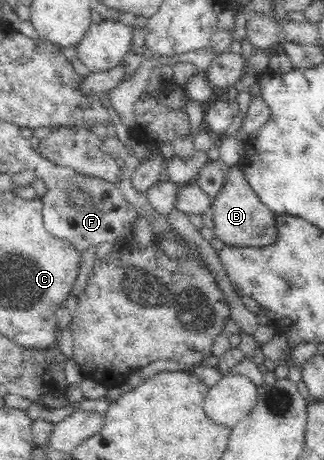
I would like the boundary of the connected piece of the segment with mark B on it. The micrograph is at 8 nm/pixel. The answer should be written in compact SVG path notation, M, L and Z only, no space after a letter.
M238 165L229 167L224 185L219 194L212 199L211 210L214 220L214 238L219 238L227 246L262 247L270 245L276 239L275 217L279 214L271 212L260 200L255 191L249 186L245 175Z

